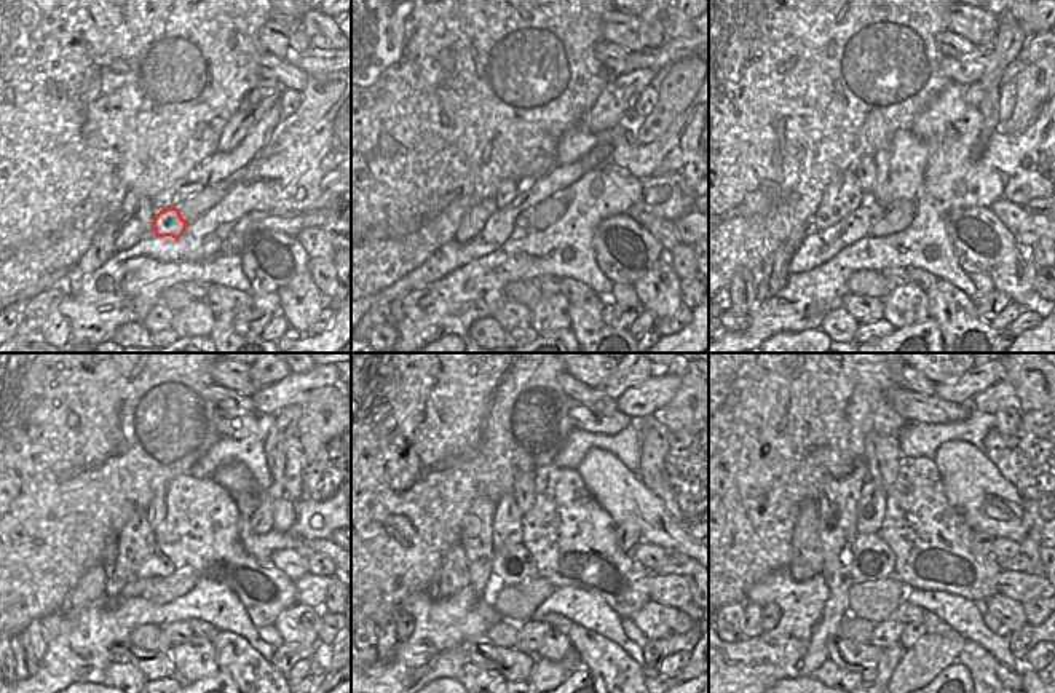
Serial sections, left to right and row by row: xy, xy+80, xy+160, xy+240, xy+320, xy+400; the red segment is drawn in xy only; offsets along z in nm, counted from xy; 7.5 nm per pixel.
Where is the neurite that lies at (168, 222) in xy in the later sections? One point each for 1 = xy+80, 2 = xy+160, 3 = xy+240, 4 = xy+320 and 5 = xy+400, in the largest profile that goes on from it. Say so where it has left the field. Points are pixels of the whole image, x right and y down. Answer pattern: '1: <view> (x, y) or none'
1: xy+80 (521, 222)
2: xy+160 (878, 213)
3: xy+240 (158, 566)
4: xy+320 (511, 566)
5: xy+400 (872, 559)

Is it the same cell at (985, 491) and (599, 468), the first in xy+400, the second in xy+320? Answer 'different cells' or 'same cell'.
same cell

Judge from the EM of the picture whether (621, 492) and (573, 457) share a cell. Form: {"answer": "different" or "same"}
{"answer": "different"}

